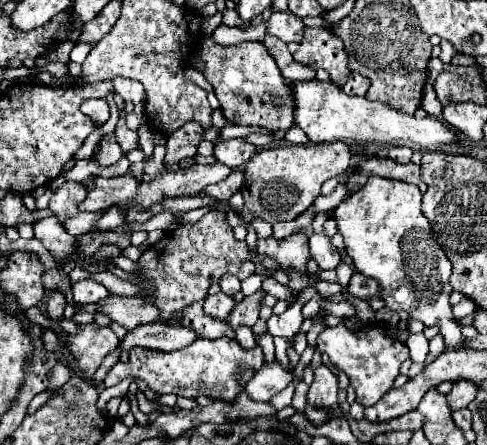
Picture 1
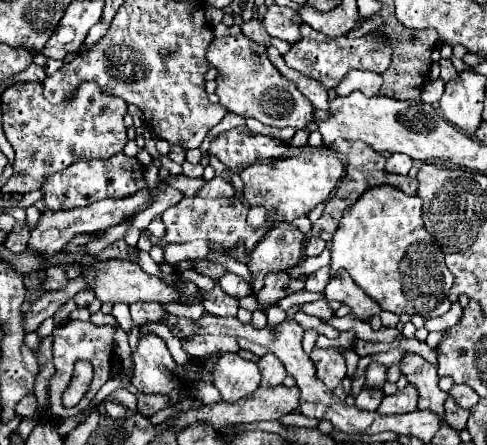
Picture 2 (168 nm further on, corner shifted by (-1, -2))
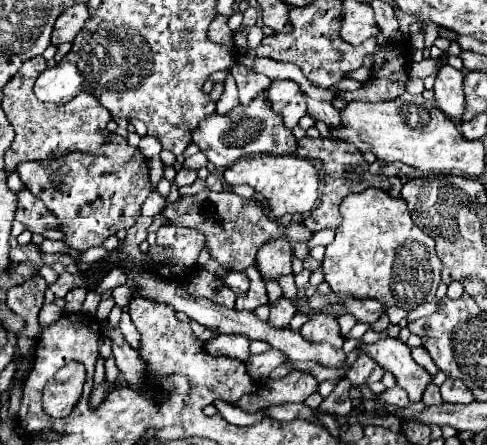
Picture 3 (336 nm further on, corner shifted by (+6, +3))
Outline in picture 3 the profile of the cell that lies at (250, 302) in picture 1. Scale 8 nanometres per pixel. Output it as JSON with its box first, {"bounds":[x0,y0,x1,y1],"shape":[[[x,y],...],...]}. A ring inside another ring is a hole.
{"bounds":[256,237,292,279],"shape":[[[284,237],[266,241],[258,249],[258,255],[256,255],[258,271],[264,277],[270,277],[270,279],[276,279],[280,275],[292,273],[290,261],[292,261],[292,247],[290,247],[290,243]]]}

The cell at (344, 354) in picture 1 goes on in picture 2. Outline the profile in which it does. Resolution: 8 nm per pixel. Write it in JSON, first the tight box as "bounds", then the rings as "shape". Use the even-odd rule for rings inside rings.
{"bounds":[365,362,387,390],"shape":[[[371,362],[367,368],[367,378],[365,378],[365,388],[373,390],[373,388],[383,388],[383,384],[387,382],[387,366],[379,364],[379,362]]]}

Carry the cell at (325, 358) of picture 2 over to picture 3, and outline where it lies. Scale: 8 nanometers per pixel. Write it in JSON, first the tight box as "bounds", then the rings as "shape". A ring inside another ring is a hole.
{"bounds":[300,309,344,349],"shape":[[[326,309],[326,311],[320,311],[320,313],[314,313],[308,323],[302,325],[300,333],[304,335],[304,339],[308,341],[328,341],[332,343],[332,347],[336,349],[342,349],[342,343],[344,339],[340,337],[340,327],[338,327],[338,321],[336,321],[336,315]]]}

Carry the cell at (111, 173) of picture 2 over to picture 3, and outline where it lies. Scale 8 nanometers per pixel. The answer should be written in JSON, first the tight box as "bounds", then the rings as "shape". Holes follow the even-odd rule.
{"bounds":[16,133,154,251],"shape":[[[115,133],[94,152],[72,151],[58,159],[28,161],[20,163],[16,171],[32,195],[56,215],[58,227],[64,233],[62,241],[74,251],[98,247],[116,231],[132,227],[141,215],[142,203],[154,191],[148,177],[148,159]]]}

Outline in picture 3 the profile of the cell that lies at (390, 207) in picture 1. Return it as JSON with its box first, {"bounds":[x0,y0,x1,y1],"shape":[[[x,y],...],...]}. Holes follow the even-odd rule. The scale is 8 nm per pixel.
{"bounds":[324,189,440,309],"shape":[[[368,189],[348,195],[340,213],[342,223],[336,229],[336,239],[324,255],[324,279],[332,293],[342,299],[376,299],[384,307],[396,305],[402,309],[416,309],[420,303],[434,301],[440,283],[440,259],[434,251],[434,239],[416,227],[404,199]]]}

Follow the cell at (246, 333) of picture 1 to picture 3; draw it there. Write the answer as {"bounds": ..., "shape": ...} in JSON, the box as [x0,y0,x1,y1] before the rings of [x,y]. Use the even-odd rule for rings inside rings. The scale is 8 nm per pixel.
{"bounds":[236,265,268,311],"shape":[[[254,265],[248,267],[248,271],[244,271],[244,273],[246,273],[248,279],[250,279],[250,289],[248,289],[246,295],[242,295],[240,299],[236,299],[236,309],[238,309],[238,311],[242,311],[242,309],[254,311],[256,307],[268,304],[265,283],[259,271],[256,271]]]}

